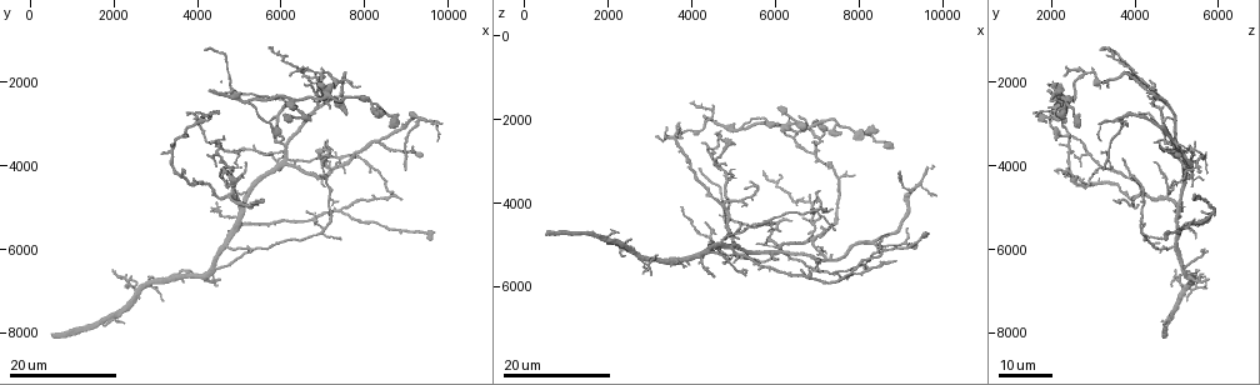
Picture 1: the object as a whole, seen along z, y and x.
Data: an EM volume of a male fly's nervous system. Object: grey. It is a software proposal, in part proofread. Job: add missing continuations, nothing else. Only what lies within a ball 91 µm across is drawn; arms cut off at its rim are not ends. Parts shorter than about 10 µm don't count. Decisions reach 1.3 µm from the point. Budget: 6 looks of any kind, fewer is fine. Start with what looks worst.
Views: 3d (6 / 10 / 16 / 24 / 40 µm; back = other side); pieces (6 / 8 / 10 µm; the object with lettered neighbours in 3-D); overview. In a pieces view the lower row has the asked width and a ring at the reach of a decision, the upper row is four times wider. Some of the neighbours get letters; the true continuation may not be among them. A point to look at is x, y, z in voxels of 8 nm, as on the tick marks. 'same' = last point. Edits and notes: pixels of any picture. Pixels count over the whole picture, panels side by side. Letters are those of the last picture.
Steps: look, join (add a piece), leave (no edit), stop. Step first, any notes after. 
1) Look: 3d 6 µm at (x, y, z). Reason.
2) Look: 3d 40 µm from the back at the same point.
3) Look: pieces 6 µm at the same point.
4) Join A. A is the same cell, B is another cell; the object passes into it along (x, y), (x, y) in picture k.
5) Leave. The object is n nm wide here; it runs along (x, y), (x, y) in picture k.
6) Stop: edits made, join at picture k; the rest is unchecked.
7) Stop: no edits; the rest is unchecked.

Look: 3d 24 µm at (3800, 2700, 4100). Branch stops here.

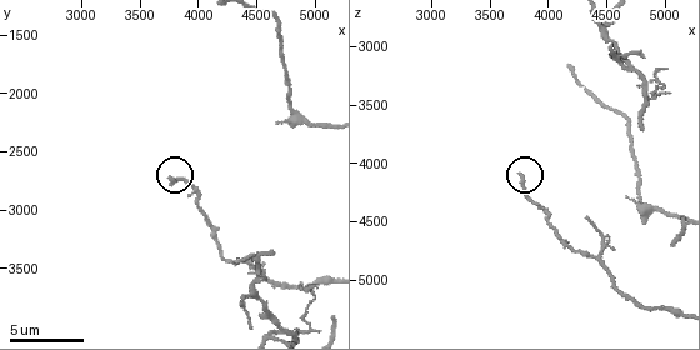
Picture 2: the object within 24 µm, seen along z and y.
Look: pieces 10 µm at (3780, 2720, 4100).

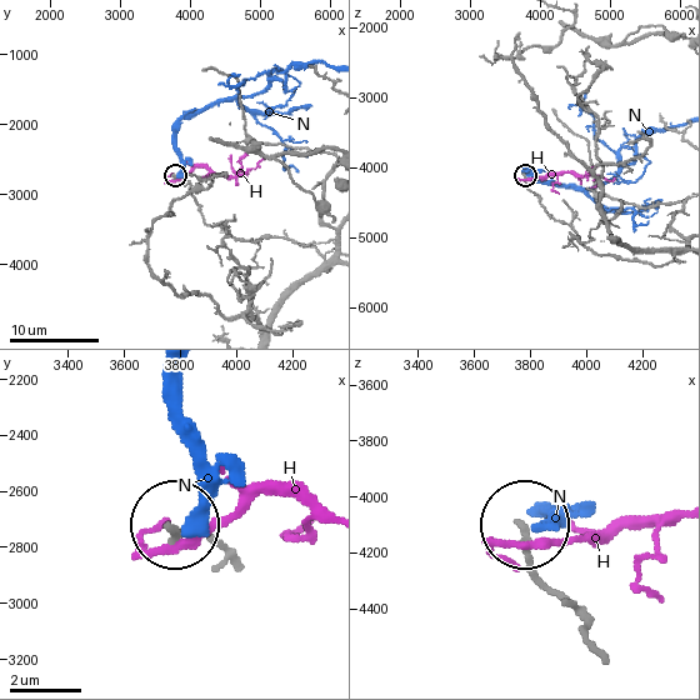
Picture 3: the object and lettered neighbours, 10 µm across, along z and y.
Leave. H and N are other cells; it runs along (271, 238), (239, 239), (209, 224), (186, 181), (175, 175) in picture 3; no lettered piece goes on from it.

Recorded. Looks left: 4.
Look: 3d 24 µm at (4550, 6750, 5800). Branch stops here.

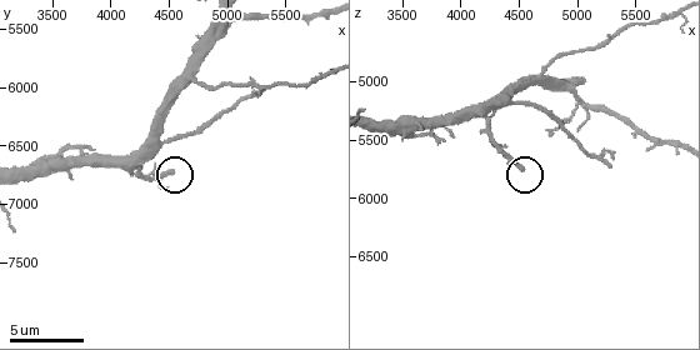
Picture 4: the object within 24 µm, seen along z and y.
Look: pieces 10 µm at (4520, 6720, 5740).

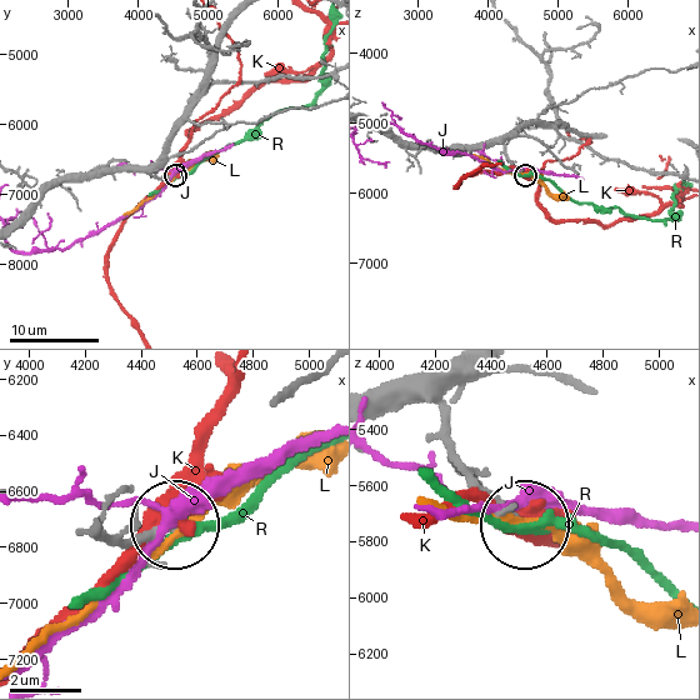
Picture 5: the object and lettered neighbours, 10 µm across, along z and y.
Leave. The object is 240 nm wide here; J, K, L and R are other cells; it runs along (103, 530), (143, 541), (175, 526) in picture 5; none of them fits.

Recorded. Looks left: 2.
Look: 3d 24 µm at (8950, 4050, 3200).

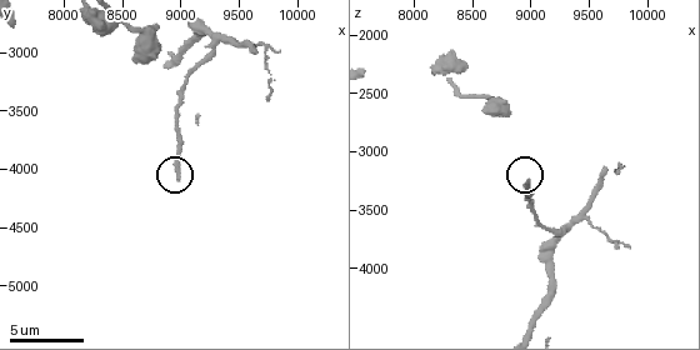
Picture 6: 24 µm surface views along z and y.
Look: pieces 10 µm at (8980, 4080, 3280).

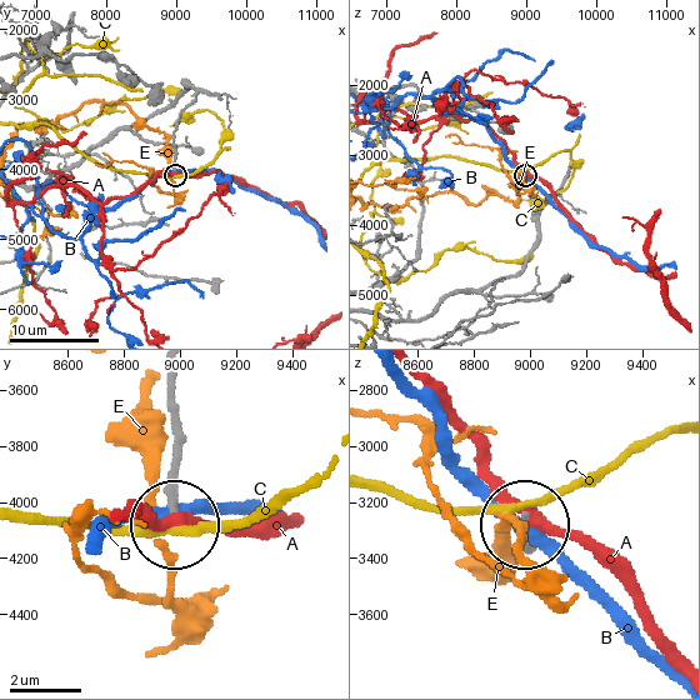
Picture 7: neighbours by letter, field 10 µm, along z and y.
Leave. The object is 190 nm wide here; A, B, C and E are other cells; it runs along (180, 94), (188, 84), (195, 98), (175, 130), (175, 175) in picture 7; none of them fits.

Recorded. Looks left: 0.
Stop: no edits; the rest is unchecked.

